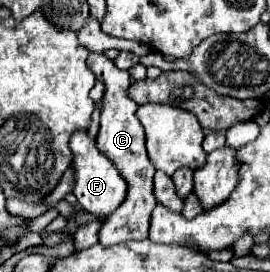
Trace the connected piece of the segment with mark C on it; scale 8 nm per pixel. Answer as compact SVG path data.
M90 54L88 64L90 64L90 70L96 74L96 78L106 84L106 92L102 98L104 108L102 108L102 116L100 116L102 122L100 122L100 132L96 138L96 148L116 166L116 170L122 174L122 178L128 184L126 204L122 204L122 208L118 208L118 212L114 212L114 216L108 216L102 222L102 228L98 232L100 244L108 248L108 246L116 246L116 244L122 244L128 240L144 240L148 236L152 210L156 206L156 200L152 196L154 166L150 164L148 156L146 156L144 128L136 118L138 104L134 104L134 100L130 100L126 96L126 88L130 86L128 70L116 68L114 60L106 58L104 54Z

